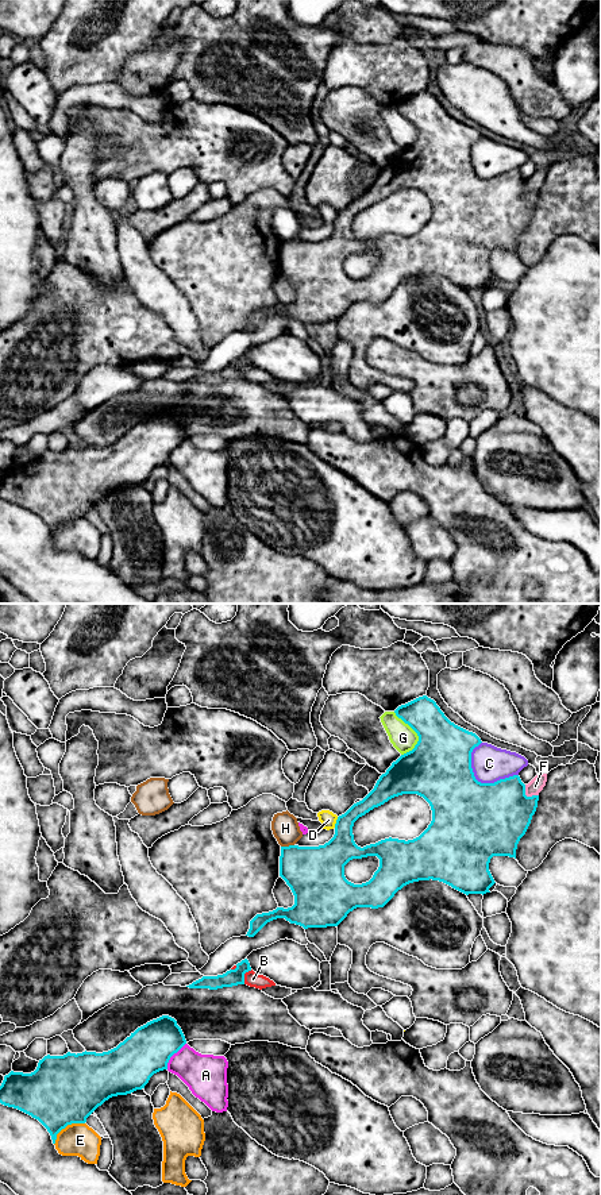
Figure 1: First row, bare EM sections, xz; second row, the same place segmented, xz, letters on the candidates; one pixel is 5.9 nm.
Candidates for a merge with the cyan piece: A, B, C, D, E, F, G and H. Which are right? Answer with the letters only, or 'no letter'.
no letter

